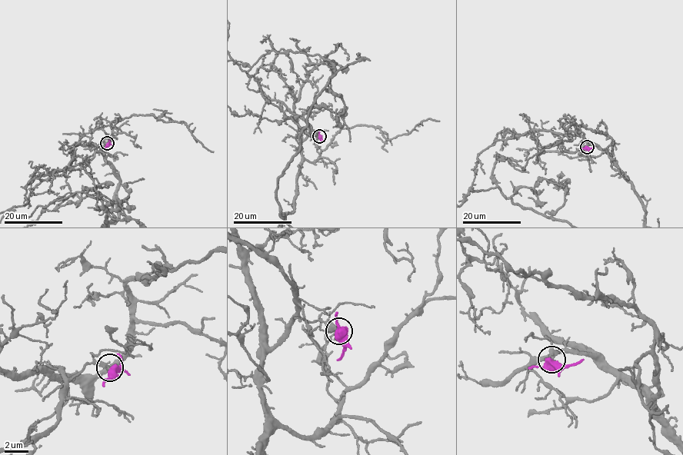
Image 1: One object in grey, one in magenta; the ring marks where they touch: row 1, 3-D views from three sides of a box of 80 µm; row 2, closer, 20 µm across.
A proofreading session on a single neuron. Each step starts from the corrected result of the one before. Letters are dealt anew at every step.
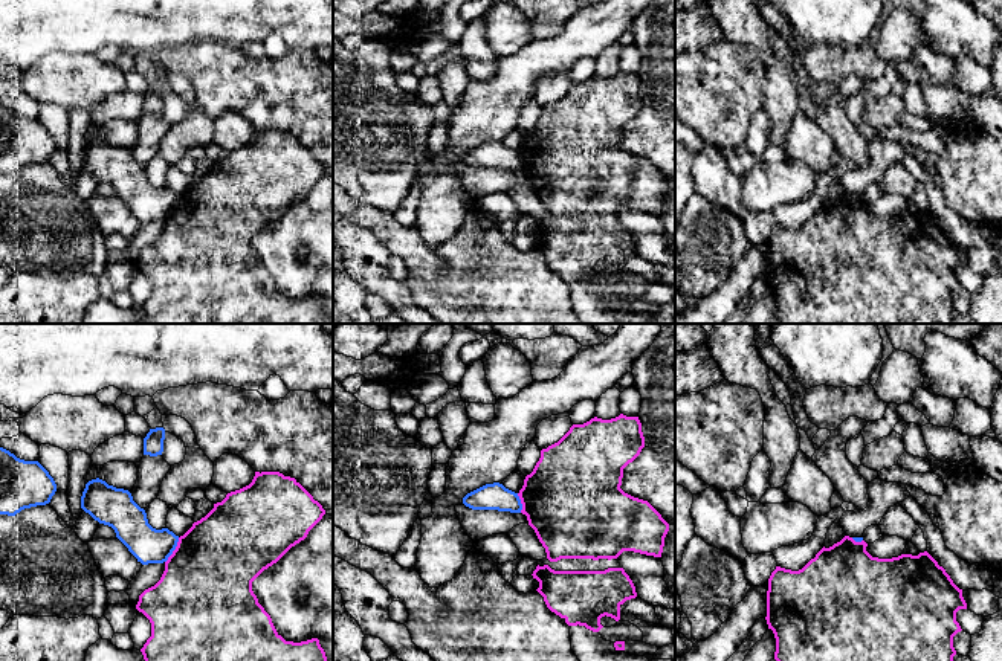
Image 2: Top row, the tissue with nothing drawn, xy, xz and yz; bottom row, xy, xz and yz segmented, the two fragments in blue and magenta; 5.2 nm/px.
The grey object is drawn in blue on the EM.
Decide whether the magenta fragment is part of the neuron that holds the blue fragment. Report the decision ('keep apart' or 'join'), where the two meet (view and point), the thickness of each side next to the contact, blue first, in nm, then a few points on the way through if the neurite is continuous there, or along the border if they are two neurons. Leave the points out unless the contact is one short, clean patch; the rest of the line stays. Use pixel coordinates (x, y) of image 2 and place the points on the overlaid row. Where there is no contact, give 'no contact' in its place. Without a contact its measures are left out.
keep apart; meets blue in xy at (174, 548); 190 nm thick on the blue side, 480 nm on the other; border along xy (179, 538), (165, 562)

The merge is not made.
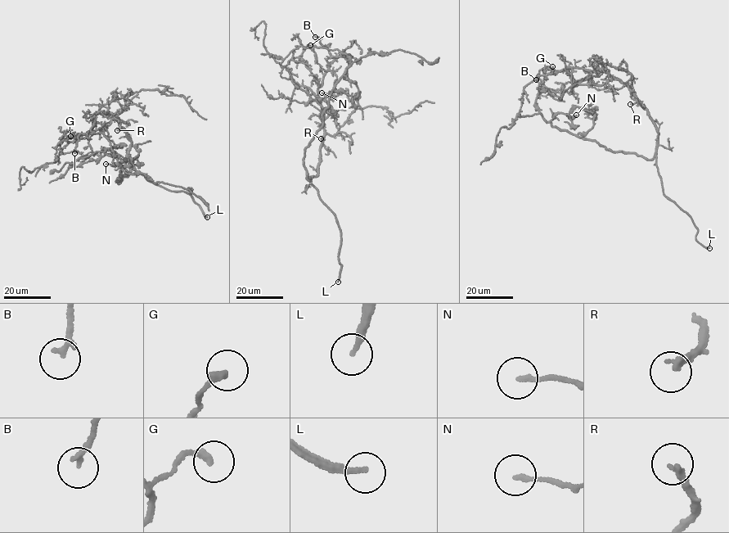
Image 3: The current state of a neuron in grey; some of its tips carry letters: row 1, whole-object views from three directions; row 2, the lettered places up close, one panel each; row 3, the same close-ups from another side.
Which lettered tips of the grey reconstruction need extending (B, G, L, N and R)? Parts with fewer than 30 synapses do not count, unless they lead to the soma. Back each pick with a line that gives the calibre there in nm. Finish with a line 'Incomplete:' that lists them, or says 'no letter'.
L: Thickness 240 nm
R: Thickness 240 nm
Incomplete: L, R

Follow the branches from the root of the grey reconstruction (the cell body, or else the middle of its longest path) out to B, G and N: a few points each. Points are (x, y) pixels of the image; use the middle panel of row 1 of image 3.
B: (309, 179), (318, 173), (325, 133), (318, 88), (330, 56), (320, 38), (315, 37)
G: (309, 179), (318, 173), (325, 133), (322, 108), (318, 97), (319, 84), (301, 56), (304, 47), (310, 45)
N: (309, 179), (304, 148), (321, 125), (331, 89), (342, 77), (358, 89), (354, 97), (341, 91), (321, 92)

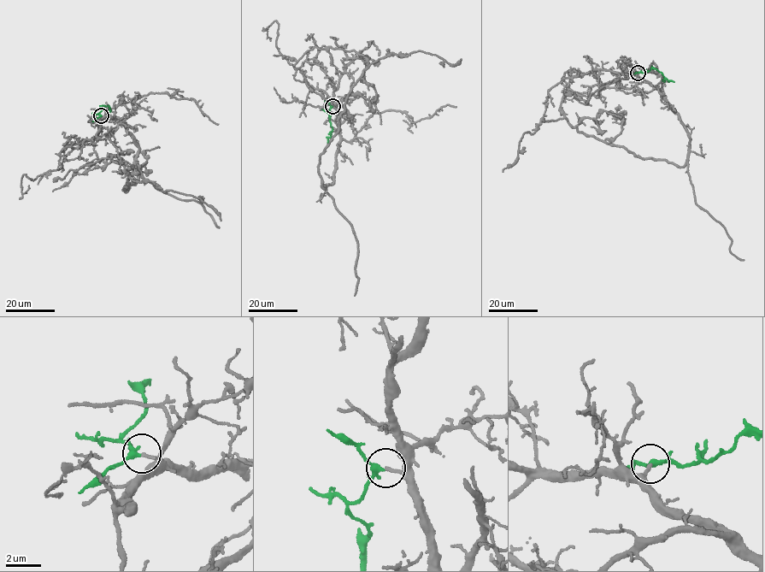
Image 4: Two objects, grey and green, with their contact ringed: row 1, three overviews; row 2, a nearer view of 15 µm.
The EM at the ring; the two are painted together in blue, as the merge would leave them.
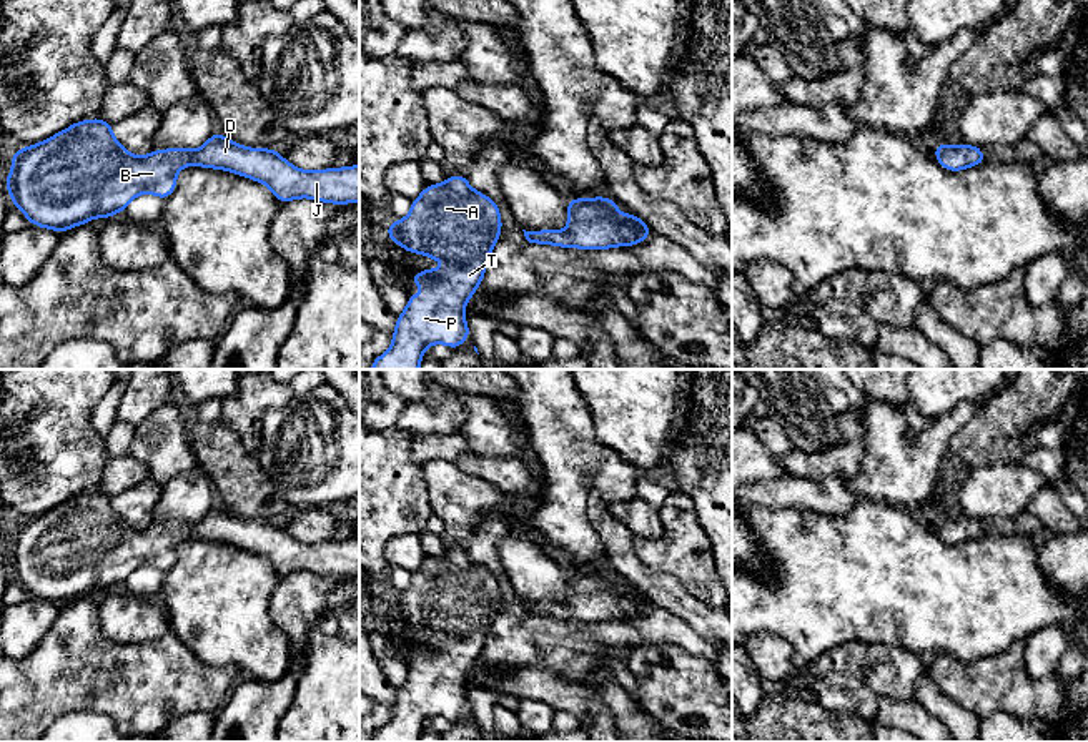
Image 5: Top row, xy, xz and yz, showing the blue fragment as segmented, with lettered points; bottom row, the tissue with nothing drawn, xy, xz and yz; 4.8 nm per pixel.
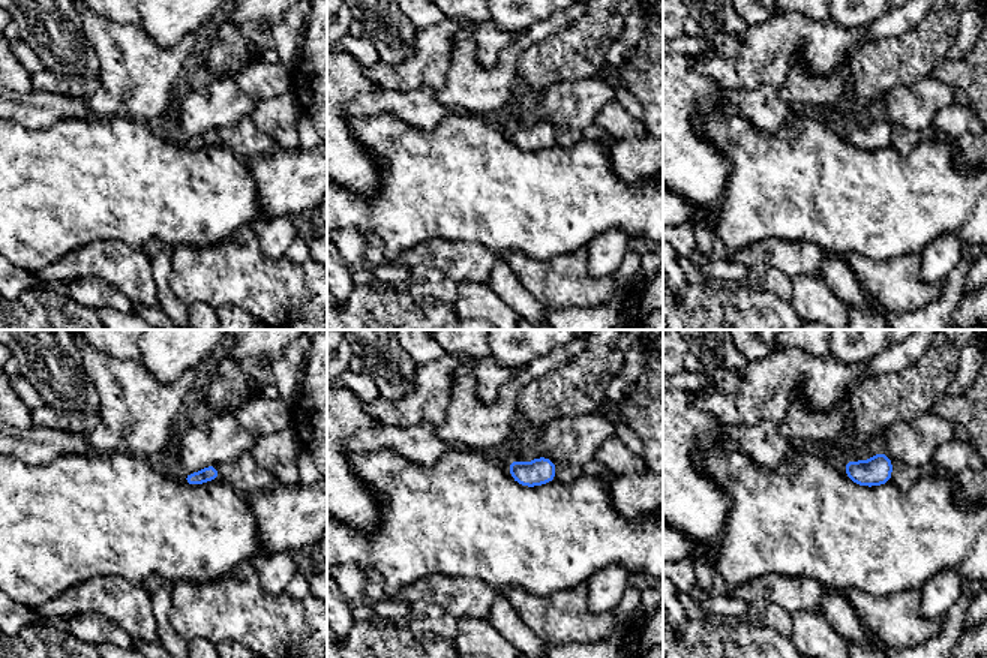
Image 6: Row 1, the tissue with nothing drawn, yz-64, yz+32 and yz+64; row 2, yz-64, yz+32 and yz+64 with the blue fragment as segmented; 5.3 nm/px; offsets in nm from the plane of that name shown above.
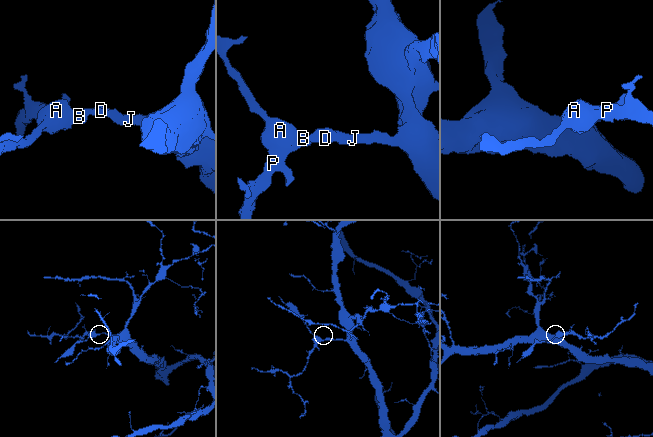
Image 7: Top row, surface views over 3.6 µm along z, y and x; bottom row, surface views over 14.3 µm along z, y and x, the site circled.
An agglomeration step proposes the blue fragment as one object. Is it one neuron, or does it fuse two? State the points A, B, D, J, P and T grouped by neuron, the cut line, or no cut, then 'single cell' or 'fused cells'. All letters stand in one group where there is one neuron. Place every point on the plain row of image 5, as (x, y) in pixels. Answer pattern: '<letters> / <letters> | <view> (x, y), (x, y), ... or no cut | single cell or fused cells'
A B D J P T | no cut | single cell

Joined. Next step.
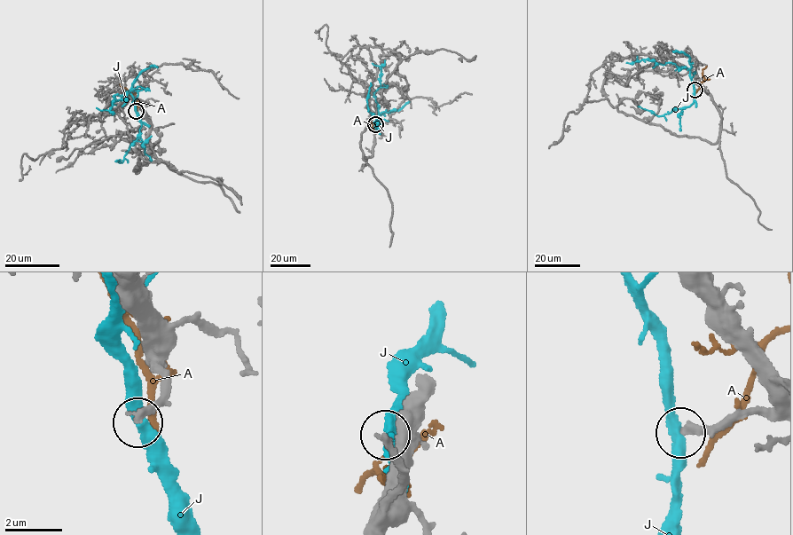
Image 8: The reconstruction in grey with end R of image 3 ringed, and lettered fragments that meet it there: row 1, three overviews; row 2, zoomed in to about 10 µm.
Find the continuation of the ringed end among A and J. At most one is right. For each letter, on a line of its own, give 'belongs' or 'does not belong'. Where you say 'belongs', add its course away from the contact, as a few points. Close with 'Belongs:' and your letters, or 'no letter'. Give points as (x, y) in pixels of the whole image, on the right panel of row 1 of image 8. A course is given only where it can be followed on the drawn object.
A: does not belong
J: does not belong
Belongs: no letter

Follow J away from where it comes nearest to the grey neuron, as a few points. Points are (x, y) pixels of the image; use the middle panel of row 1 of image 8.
J: (375, 125), (379, 116), (373, 92), (380, 86), (380, 66), (372, 63)

